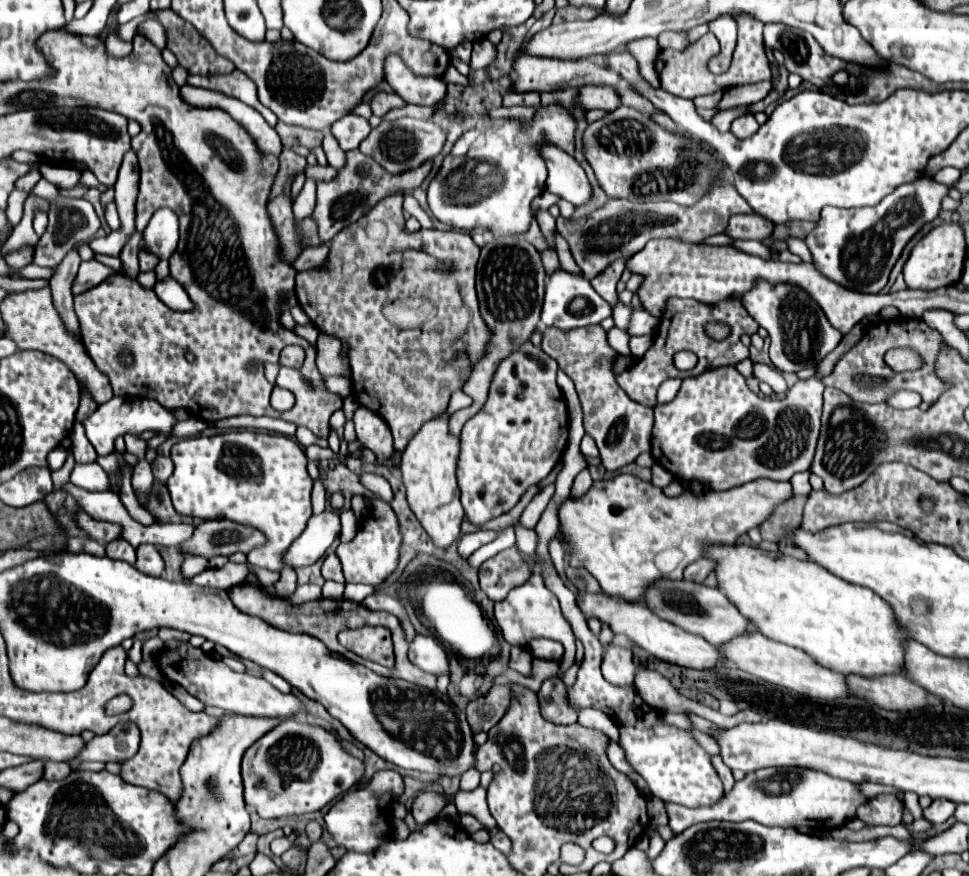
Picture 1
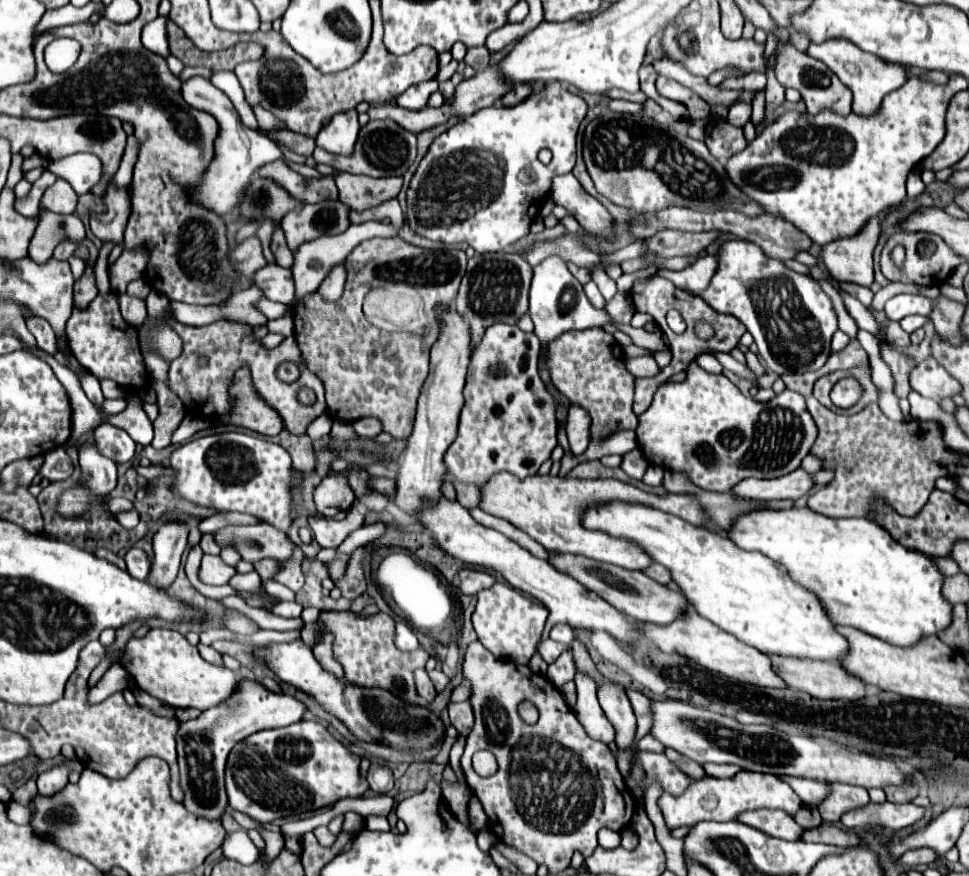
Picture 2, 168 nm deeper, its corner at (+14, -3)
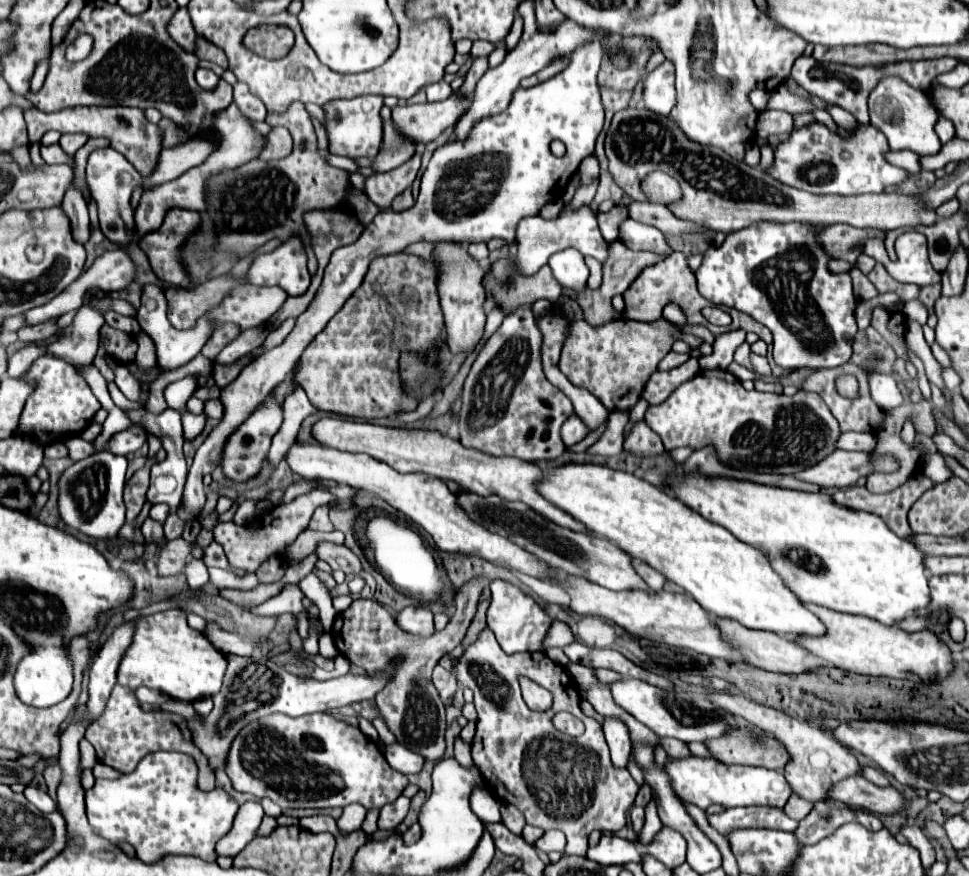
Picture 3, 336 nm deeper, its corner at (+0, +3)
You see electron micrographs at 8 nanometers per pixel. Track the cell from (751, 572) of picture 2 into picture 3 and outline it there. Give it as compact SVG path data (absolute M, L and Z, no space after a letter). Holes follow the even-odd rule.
M566 463L544 471L538 493L584 523L588 531L616 543L630 557L642 559L668 581L680 585L708 613L772 633L824 633L818 617L784 589L784 581L772 573L764 553L744 545L724 527L710 523L644 479L606 465Z

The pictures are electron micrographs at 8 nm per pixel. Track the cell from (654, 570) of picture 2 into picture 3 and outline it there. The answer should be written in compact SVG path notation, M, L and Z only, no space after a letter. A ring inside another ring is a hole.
M632 559L632 567L634 571L644 579L644 583L652 589L652 591L660 591L662 585L664 585L664 577L660 577L660 573L656 573L650 565L644 565L644 561L640 559Z

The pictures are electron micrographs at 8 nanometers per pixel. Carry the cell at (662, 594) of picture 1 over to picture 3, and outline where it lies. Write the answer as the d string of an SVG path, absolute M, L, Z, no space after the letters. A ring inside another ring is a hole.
M460 491L460 493L456 493L456 501L460 503L460 507L466 511L466 515L472 521L486 527L492 533L498 533L498 535L510 539L512 543L520 545L528 553L536 555L548 567L558 569L560 573L584 577L584 579L588 579L600 587L612 589L612 591L624 591L624 589L648 591L644 581L640 581L640 577L636 577L636 571L632 569L632 563L630 563L632 559L622 549L618 549L616 545L612 545L606 539L564 529L564 527L548 521L546 517L542 517L540 513L530 509L528 505L504 501L498 495L480 497L472 491Z

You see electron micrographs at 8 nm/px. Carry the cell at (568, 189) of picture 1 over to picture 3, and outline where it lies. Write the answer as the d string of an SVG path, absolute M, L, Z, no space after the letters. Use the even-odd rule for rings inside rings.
M634 219L622 223L620 239L630 249L636 249L636 251L650 251L660 257L670 257L670 253L672 253L672 247L668 245L666 237L660 231L656 231L650 225L640 225Z

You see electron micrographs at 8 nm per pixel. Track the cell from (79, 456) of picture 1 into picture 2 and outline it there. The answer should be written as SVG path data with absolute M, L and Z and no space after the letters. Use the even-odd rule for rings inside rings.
M54 449L50 453L44 455L44 465L42 465L42 475L50 481L58 481L58 479L68 479L74 471L74 463L68 457L68 453L64 449Z

